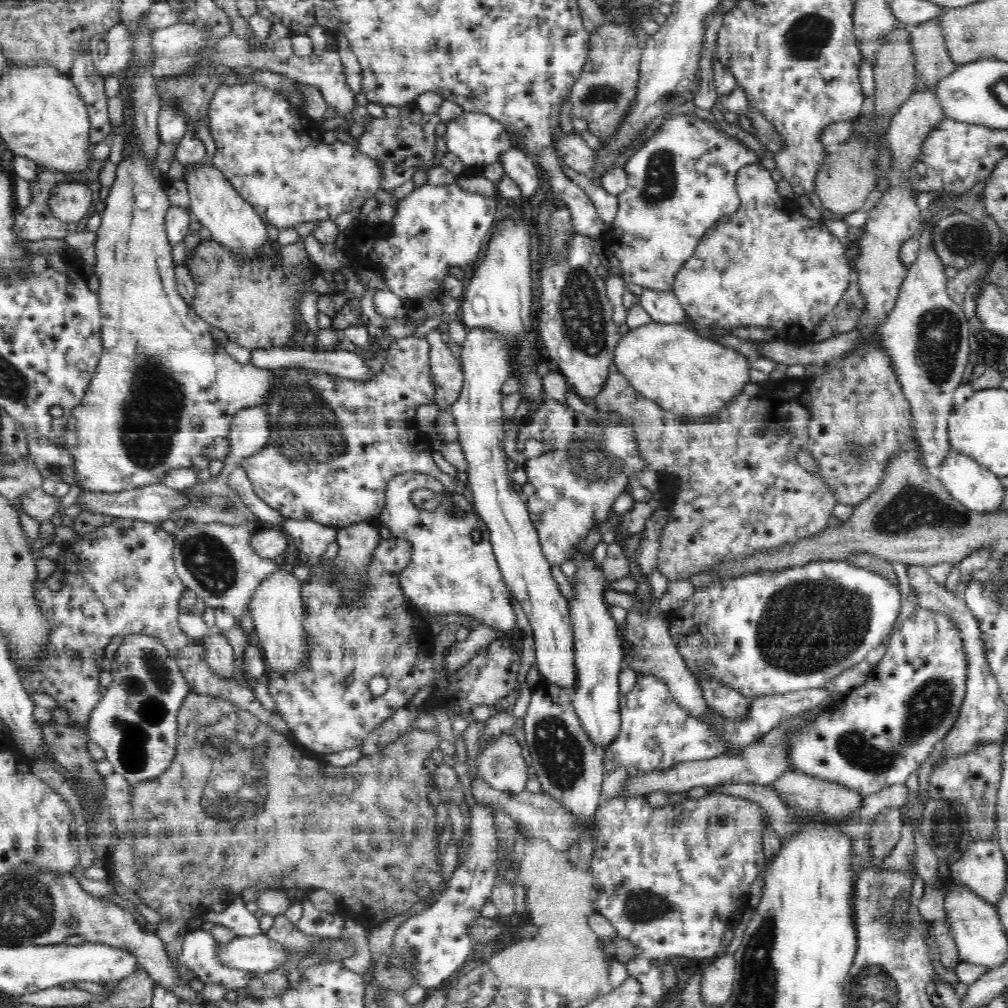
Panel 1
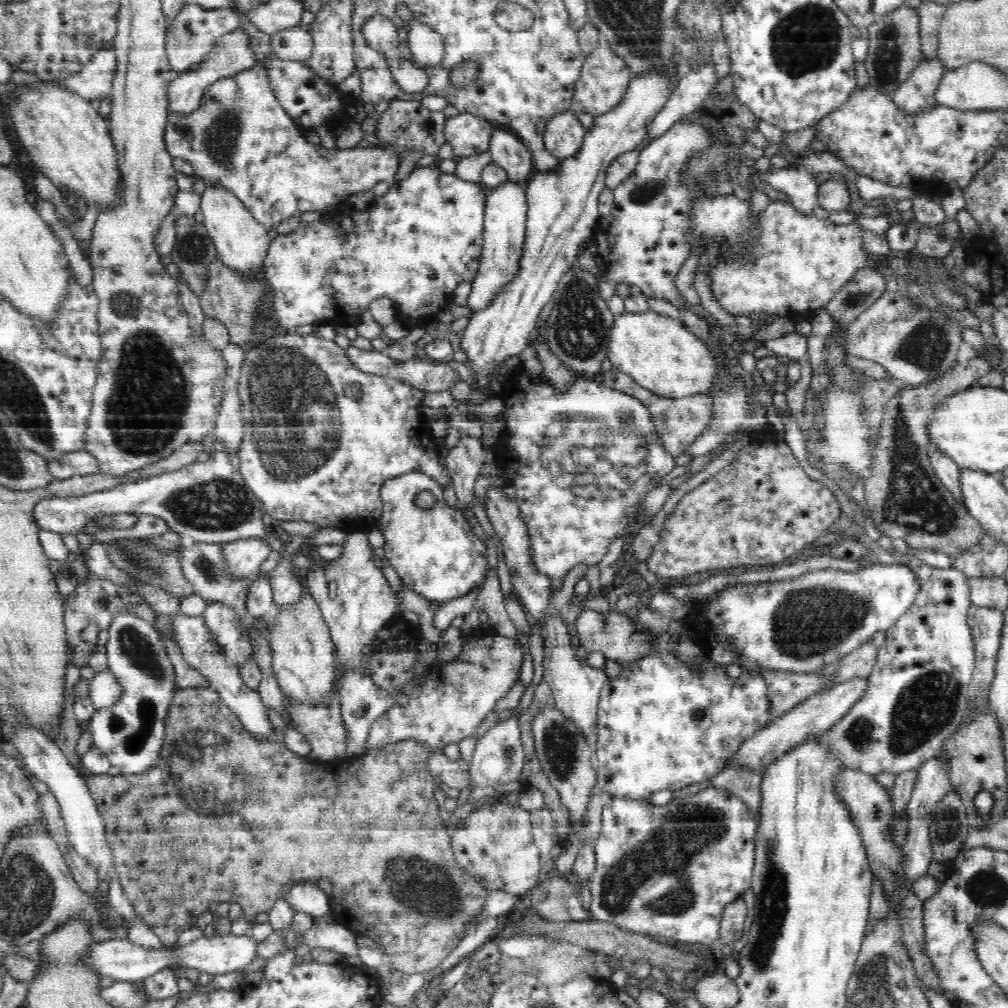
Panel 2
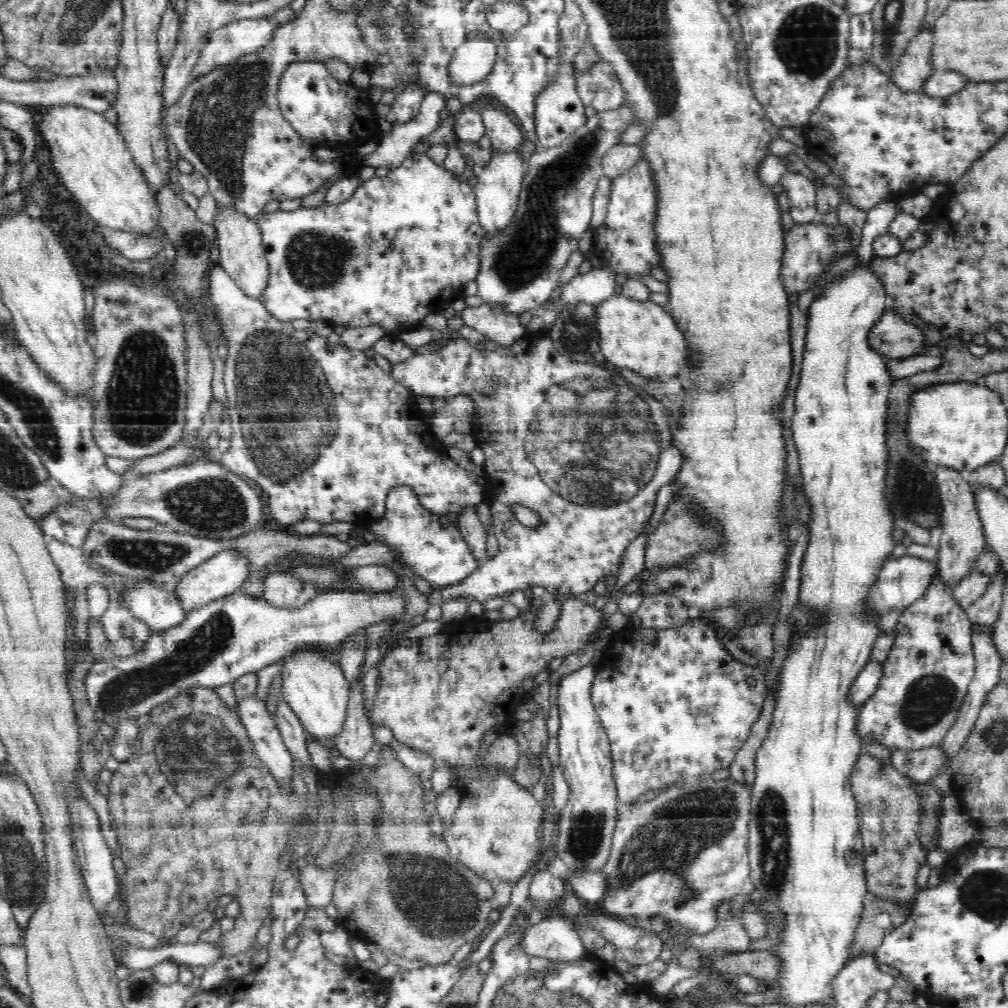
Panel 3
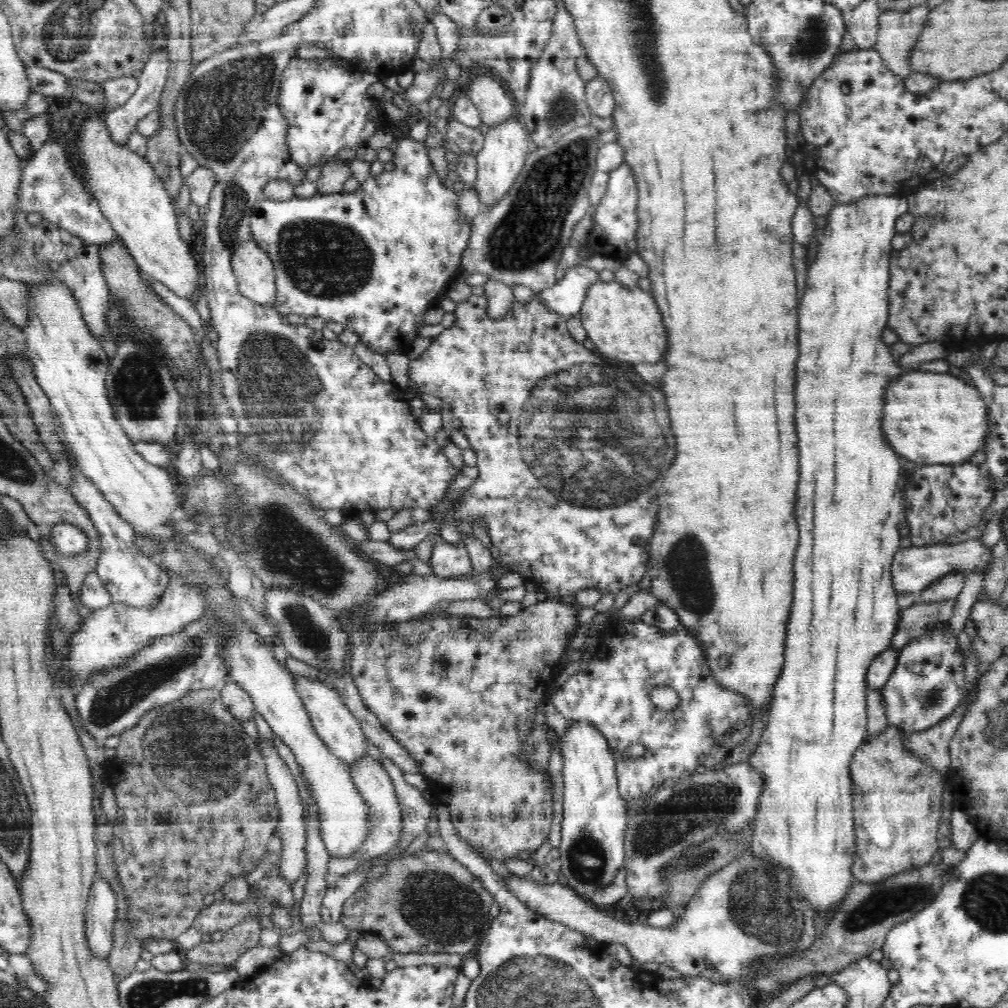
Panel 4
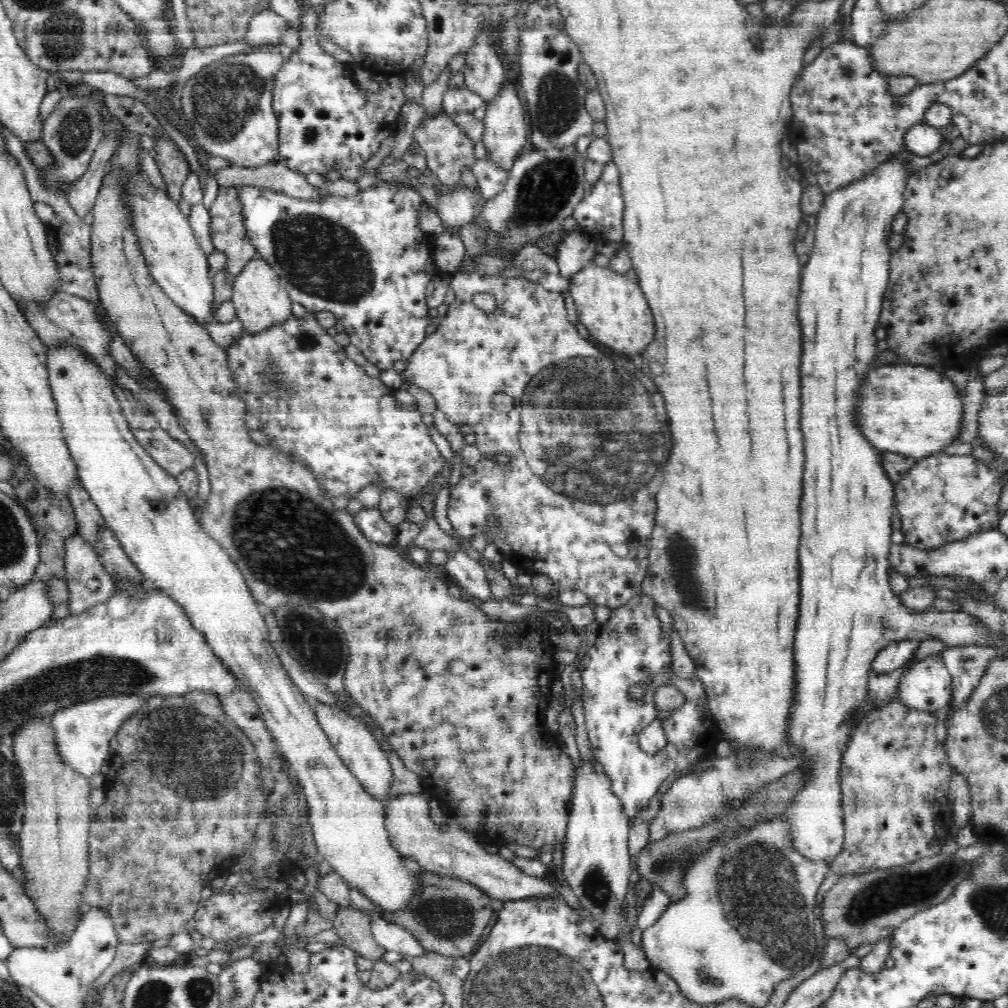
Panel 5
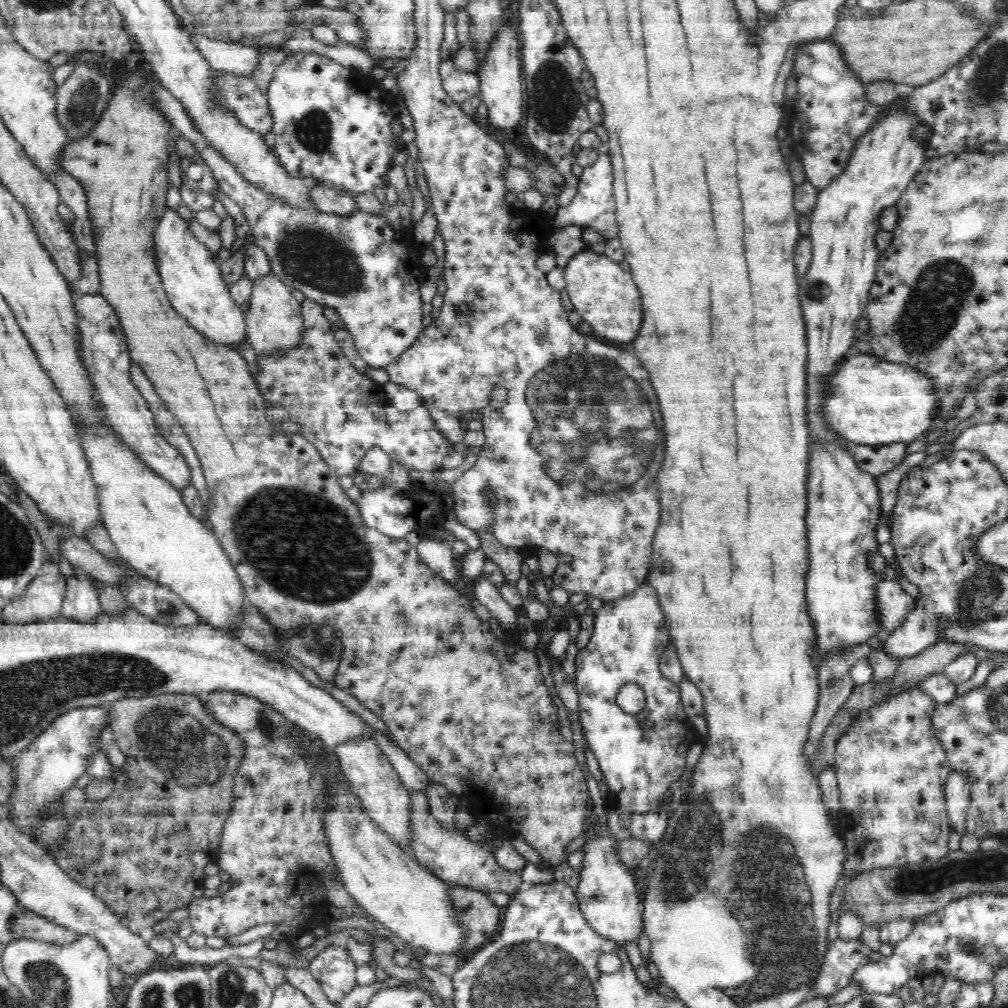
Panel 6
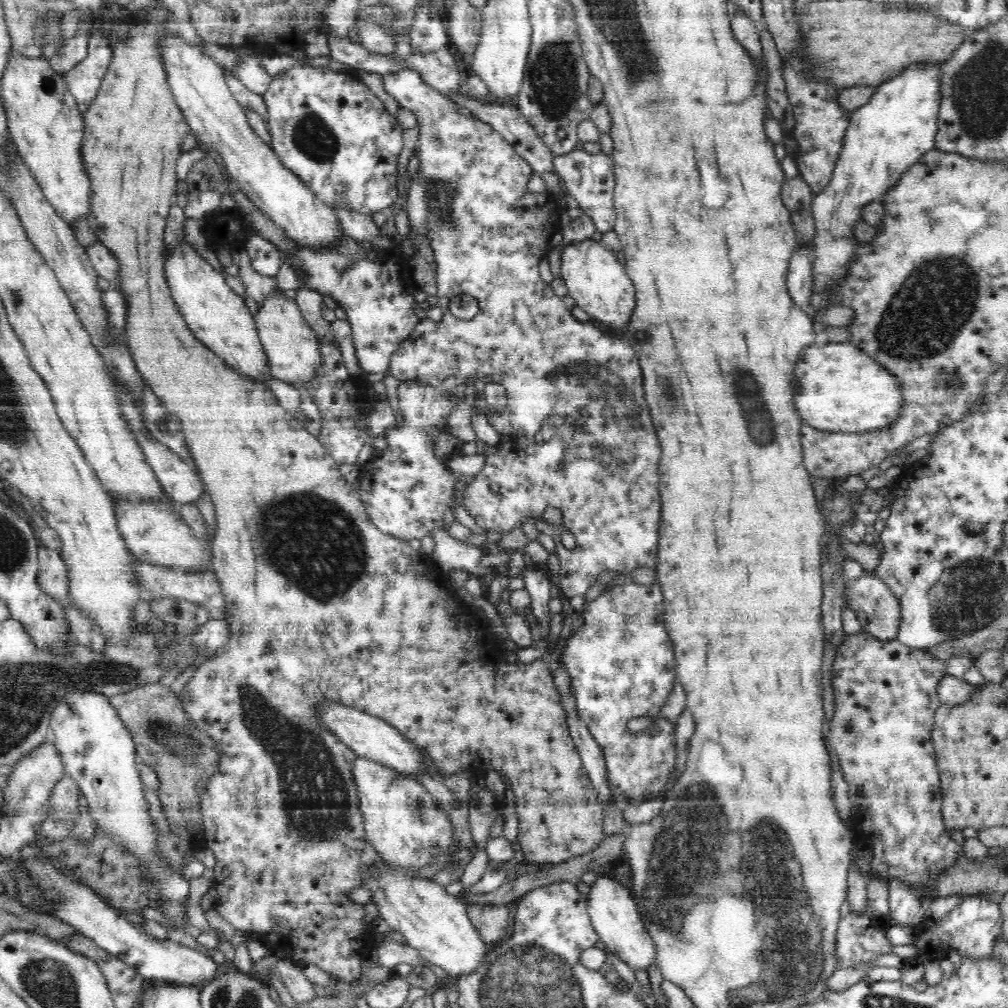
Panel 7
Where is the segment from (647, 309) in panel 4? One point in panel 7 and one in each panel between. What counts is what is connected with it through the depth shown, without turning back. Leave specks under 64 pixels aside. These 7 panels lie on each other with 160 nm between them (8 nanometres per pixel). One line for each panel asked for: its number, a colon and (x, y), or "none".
5: (614, 310)
6: (606, 296)
7: (598, 282)

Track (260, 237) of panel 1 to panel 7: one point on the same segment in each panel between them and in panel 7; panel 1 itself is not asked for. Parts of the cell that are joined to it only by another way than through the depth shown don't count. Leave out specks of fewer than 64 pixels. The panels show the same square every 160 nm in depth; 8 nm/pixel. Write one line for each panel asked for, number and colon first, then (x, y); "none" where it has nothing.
2: (241, 242)
3: (240, 250)
4: (254, 271)
5: (259, 299)
6: (274, 321)
7: (292, 351)

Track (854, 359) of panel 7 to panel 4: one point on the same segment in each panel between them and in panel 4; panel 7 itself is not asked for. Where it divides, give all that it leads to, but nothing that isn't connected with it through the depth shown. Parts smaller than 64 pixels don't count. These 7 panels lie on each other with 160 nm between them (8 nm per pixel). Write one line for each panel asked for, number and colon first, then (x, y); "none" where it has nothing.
4: (930, 418)
5: (912, 410)
6: (875, 402)

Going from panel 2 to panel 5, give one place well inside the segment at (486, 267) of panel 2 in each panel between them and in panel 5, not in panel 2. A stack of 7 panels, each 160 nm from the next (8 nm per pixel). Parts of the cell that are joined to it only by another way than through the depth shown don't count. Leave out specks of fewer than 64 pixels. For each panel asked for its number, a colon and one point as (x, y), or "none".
3: (497, 185)
4: (506, 145)
5: (505, 134)

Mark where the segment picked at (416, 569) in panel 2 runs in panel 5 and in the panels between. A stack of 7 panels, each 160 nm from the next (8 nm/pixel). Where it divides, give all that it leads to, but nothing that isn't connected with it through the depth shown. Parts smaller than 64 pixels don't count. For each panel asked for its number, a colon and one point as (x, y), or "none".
3: (441, 555)
4: (450, 562)
5: (468, 572)

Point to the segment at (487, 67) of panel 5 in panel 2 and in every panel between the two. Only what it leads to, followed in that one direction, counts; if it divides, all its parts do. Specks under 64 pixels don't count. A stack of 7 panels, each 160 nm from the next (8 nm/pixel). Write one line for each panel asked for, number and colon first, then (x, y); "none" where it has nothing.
2: (508, 152)
3: (501, 128)
4: (493, 103)

